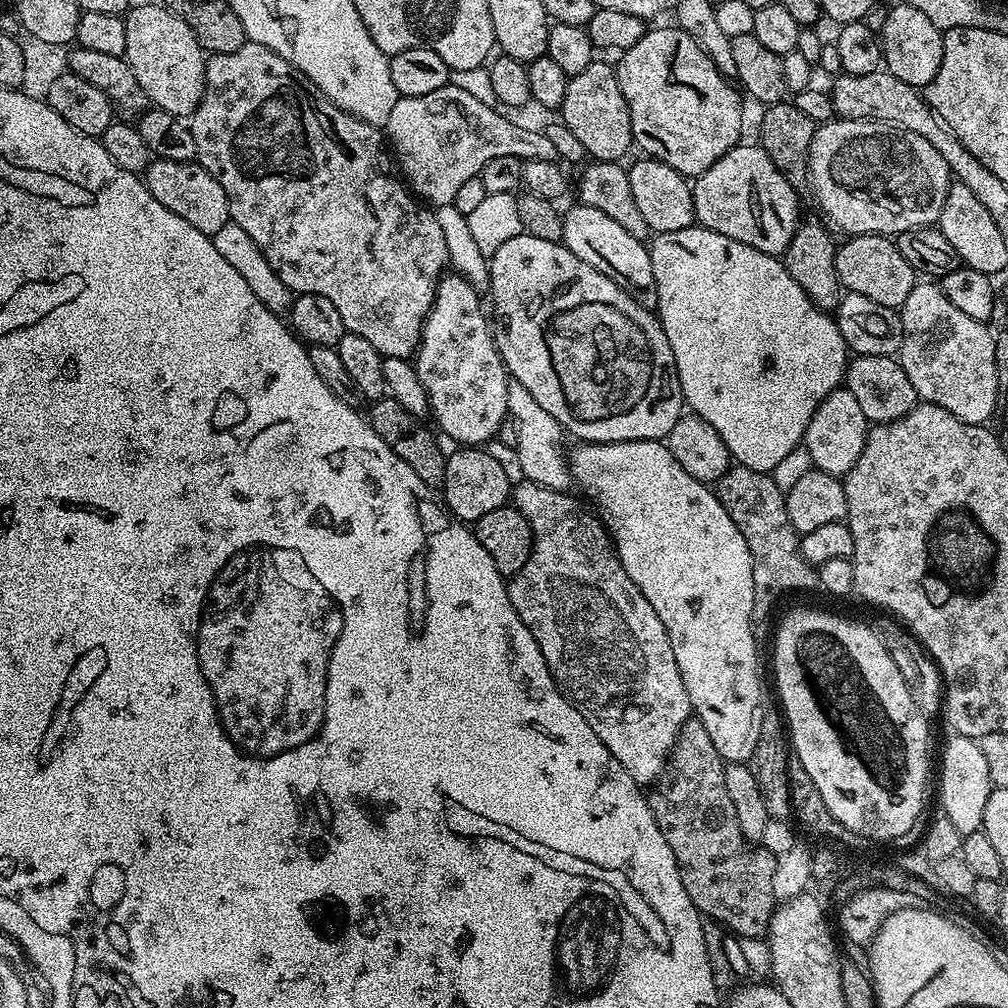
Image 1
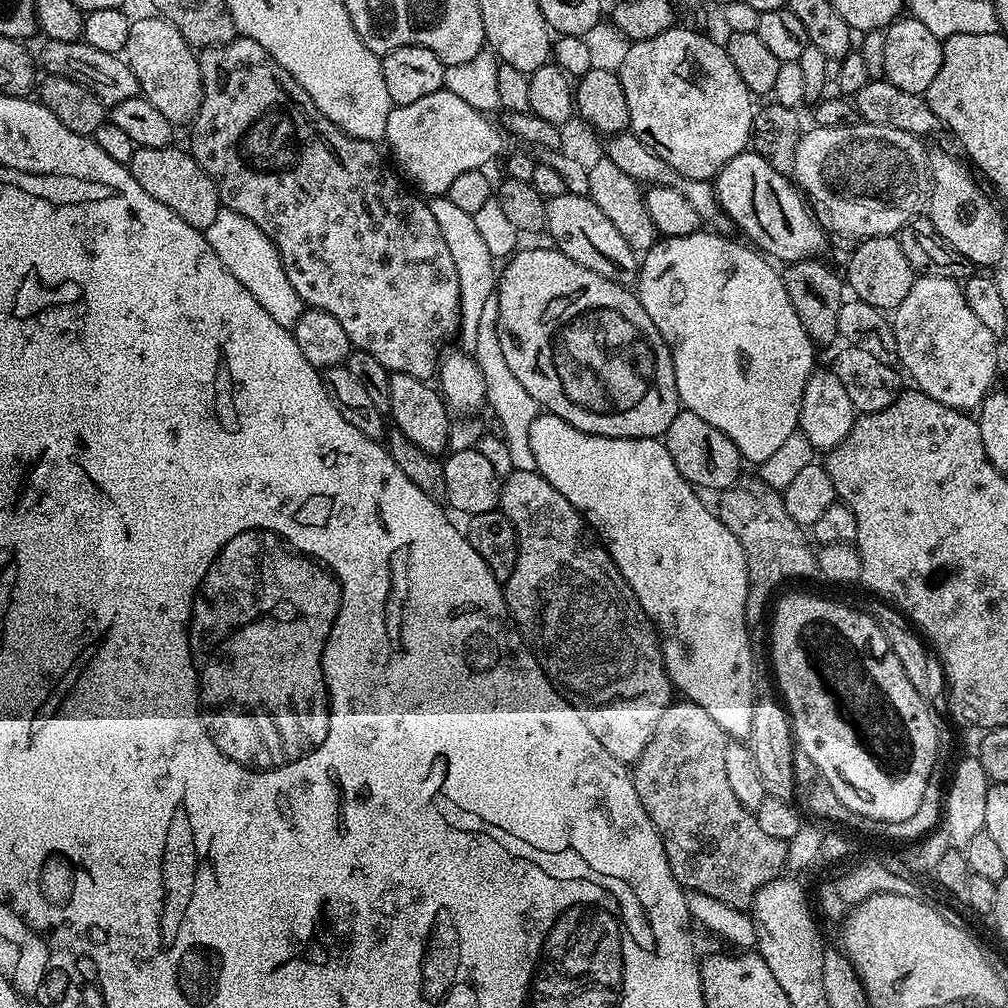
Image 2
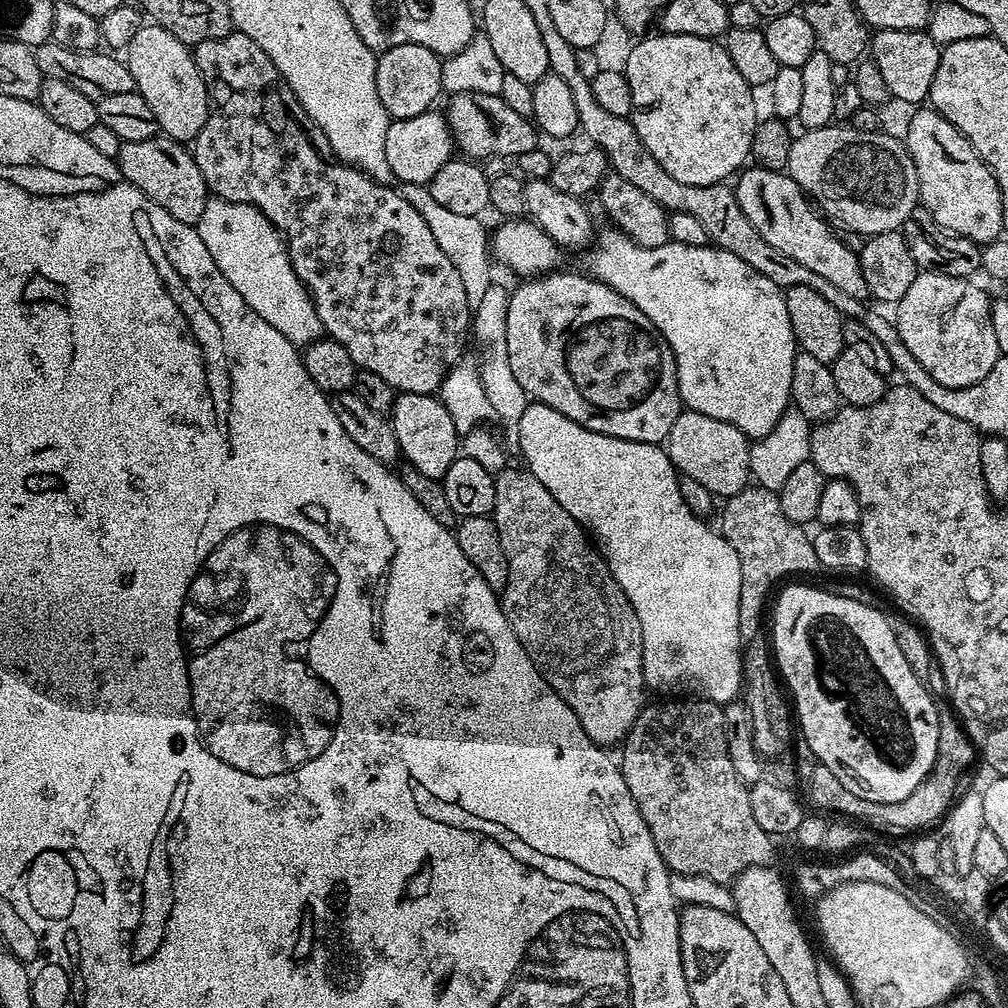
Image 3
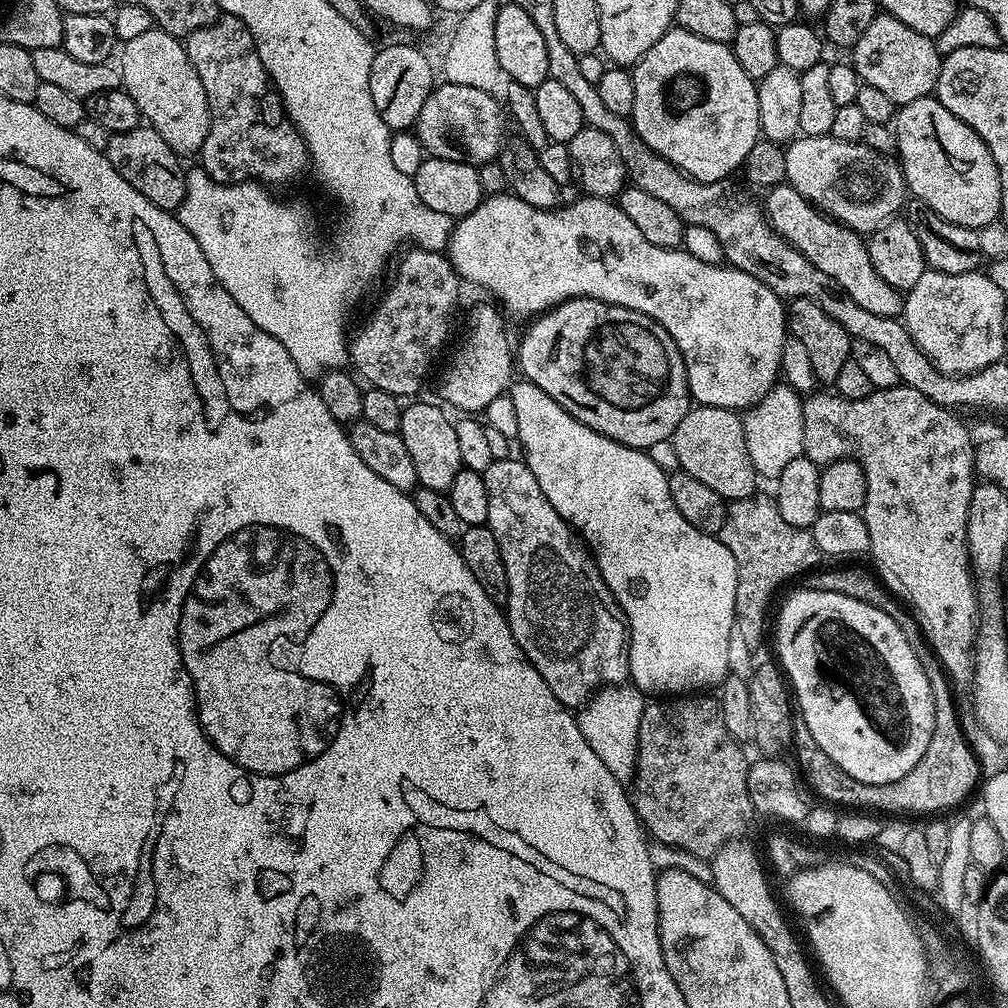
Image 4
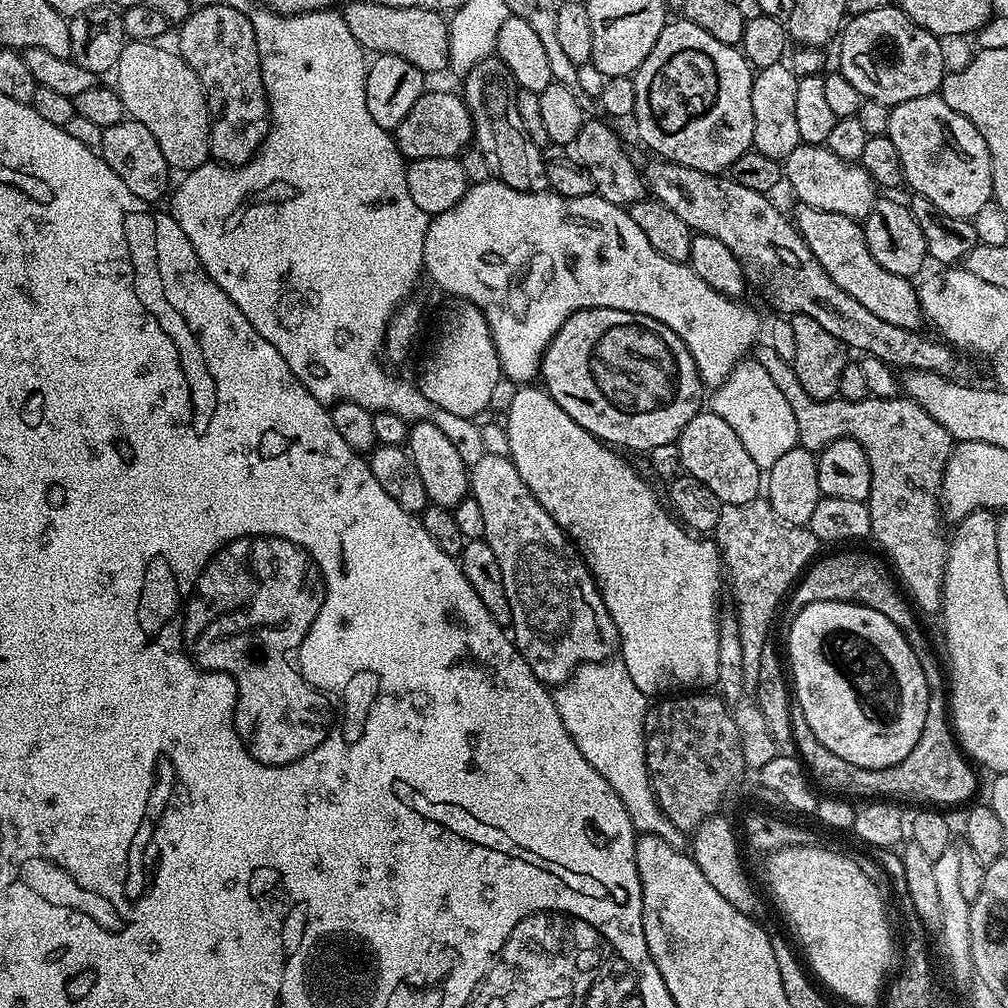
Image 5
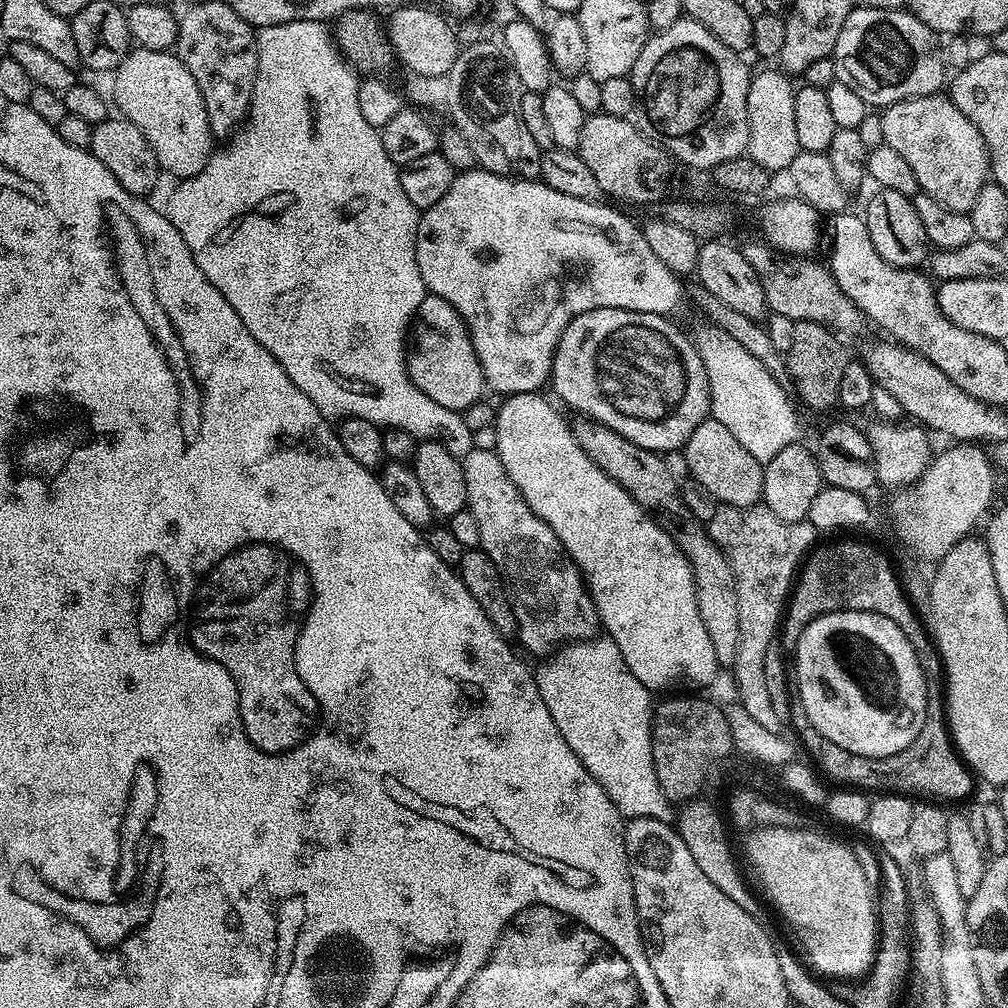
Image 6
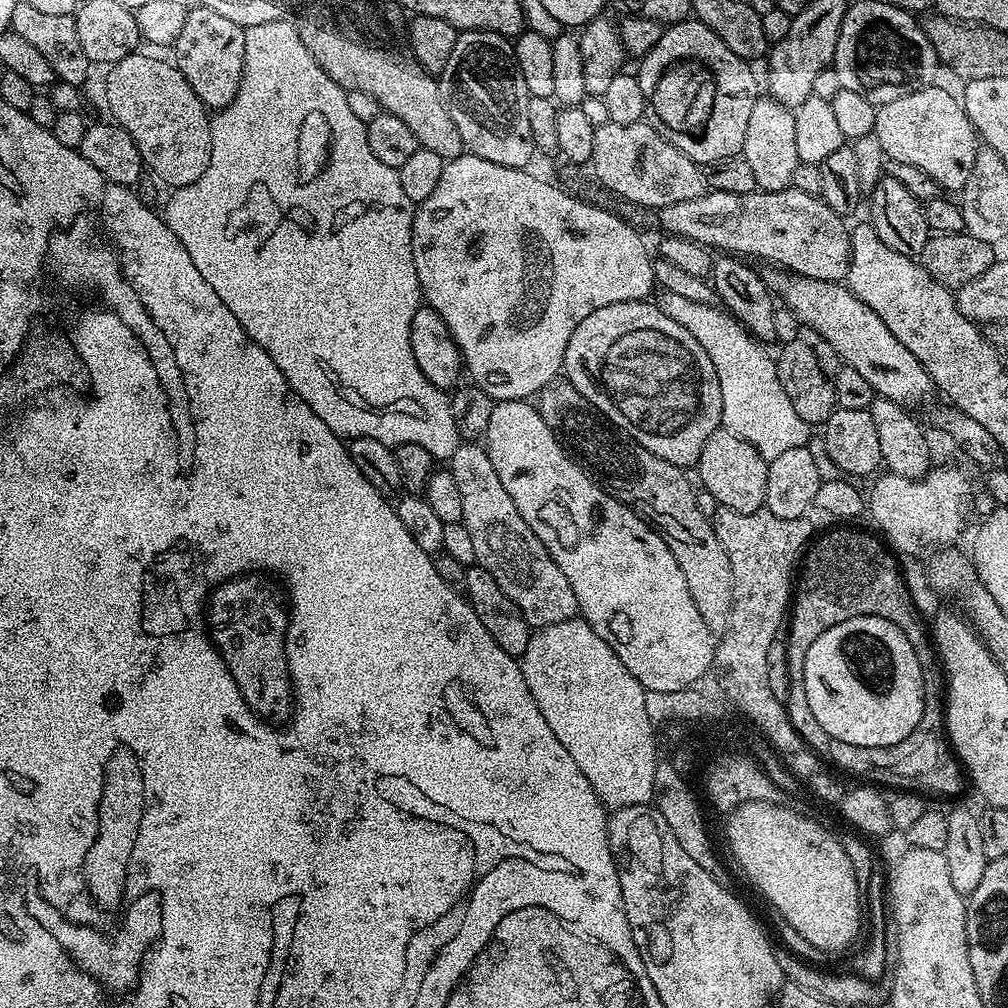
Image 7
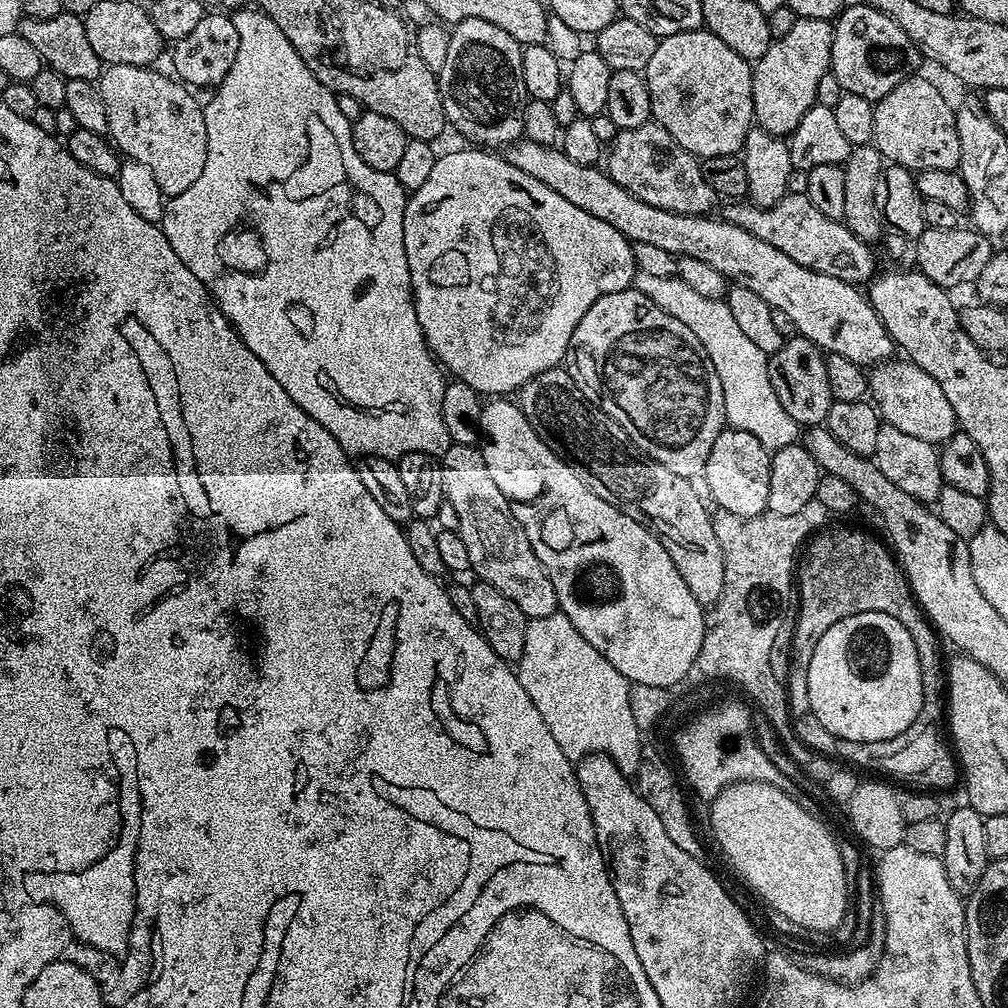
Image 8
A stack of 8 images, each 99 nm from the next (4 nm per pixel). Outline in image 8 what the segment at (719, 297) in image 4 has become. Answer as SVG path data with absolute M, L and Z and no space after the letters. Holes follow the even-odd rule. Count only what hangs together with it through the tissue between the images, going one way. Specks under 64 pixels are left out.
M468 146L465 152L437 155L430 178L426 178L426 182L422 182L422 186L407 197L404 206L404 245L406 262L410 266L412 301L429 352L449 373L452 371L455 379L466 382L466 386L488 398L515 393L523 384L530 382L530 378L557 367L568 355L570 338L578 322L582 322L582 314L586 314L598 298L633 287L638 271L631 243L621 232L614 230L614 226L602 222L602 218L594 218L594 214L586 214L586 210L578 210L578 206L566 202L562 194L554 194L550 186L542 186L542 182L530 178L530 174L522 174L522 170L510 166L503 155L476 146Z

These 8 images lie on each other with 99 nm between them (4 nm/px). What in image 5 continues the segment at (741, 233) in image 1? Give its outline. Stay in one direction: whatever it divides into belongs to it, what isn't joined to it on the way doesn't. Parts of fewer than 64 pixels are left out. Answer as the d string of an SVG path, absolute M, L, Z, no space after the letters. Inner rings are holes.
M797 207L794 215L794 227L801 238L810 246L814 258L822 262L826 274L834 278L834 282L846 294L858 298L870 314L878 314L882 322L891 322L893 326L902 326L913 330L922 324L920 310L920 294L917 285L907 276L890 274L890 270L882 270L878 262L874 262L874 254L866 246L864 229L857 221L842 214L834 214L817 208Z

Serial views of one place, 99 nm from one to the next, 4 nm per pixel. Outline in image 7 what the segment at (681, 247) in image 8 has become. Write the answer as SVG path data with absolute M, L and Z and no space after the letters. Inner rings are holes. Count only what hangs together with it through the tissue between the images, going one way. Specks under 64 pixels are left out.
M772 270L772 273L767 273L766 283L778 297L779 303L789 308L800 319L803 327L813 328L815 332L822 334L822 338L826 338L826 342L834 346L843 363L854 366L854 370L859 370L865 376L866 382L874 386L877 396L885 396L905 406L913 406L912 404L922 403L934 392L932 379L930 374L926 374L922 362L918 362L918 358L914 358L914 354L910 354L910 350L906 350L906 346L902 346L902 342L898 342L898 338L894 338L894 334L886 330L886 322L882 322L882 318L878 318L878 314L874 314L874 310L870 310L870 306L866 306L866 302L859 300L843 283L806 278L787 270Z

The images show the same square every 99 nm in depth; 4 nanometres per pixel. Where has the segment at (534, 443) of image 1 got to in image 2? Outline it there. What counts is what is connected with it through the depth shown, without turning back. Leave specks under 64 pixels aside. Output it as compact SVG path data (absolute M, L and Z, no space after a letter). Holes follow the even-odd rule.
M492 296L482 309L481 321L478 322L477 345L472 357L483 374L483 381L488 391L487 407L489 409L492 407L491 415L503 421L504 433L506 433L504 446L510 450L510 462L513 469L535 472L534 450L530 450L530 428L538 415L538 405L533 396L526 394L522 382L519 382L518 378L511 373L510 366L503 357L502 344L498 339L497 320L498 302L496 297Z

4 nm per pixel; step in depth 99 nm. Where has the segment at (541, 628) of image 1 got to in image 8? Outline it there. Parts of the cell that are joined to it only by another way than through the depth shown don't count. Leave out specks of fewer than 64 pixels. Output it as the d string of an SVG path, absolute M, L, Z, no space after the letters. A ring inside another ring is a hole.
M453 444L439 457L442 466L442 486L444 487L445 501L454 506L454 511L459 517L459 533L462 542L466 542L466 551L470 554L472 572L483 583L494 586L494 590L502 590L510 602L522 610L529 618L546 618L546 614L554 614L558 610L556 590L554 582L550 582L550 574L538 562L538 554L534 554L534 546L530 546L530 538L526 538L526 530L514 518L514 510L510 510L510 502L498 490L490 469L486 466L486 458L483 451L476 444L458 445Z

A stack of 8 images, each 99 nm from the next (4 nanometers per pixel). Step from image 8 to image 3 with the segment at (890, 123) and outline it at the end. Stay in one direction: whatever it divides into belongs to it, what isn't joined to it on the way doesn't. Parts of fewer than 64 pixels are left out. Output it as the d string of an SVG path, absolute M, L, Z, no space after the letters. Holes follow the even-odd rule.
M920 106L913 112L916 113L908 120L906 143L910 158L914 158L914 170L918 170L919 203L948 232L970 238L981 246L1001 239L1000 231L1006 228L1002 222L1002 194L984 159L935 108Z

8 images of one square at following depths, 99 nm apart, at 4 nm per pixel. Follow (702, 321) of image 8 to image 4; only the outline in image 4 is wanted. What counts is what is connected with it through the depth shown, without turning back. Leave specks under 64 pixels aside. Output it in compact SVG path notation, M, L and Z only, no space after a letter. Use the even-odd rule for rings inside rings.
M778 382L761 398L753 408L747 409L742 416L746 434L746 451L754 466L757 477L775 481L782 469L794 458L804 455L802 442L802 396L789 384Z

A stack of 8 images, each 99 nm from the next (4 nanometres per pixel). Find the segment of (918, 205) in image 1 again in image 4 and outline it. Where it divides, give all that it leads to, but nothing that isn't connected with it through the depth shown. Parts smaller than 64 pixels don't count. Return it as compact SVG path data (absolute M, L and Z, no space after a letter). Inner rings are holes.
M797 135L784 148L787 183L824 215L839 220L845 228L871 234L887 224L905 207L904 171L891 155L874 150L863 142L841 142L832 135Z

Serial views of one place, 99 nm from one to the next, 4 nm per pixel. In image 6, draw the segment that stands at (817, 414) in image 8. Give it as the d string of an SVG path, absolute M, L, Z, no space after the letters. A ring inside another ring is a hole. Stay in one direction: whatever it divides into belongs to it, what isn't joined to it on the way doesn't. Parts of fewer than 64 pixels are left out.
M797 320L794 326L794 343L786 353L788 362L788 378L791 387L796 387L795 395L800 395L799 403L813 408L816 412L824 412L827 408L836 408L838 404L838 386L842 383L842 370L846 370L850 353L844 349L839 335L821 324Z

